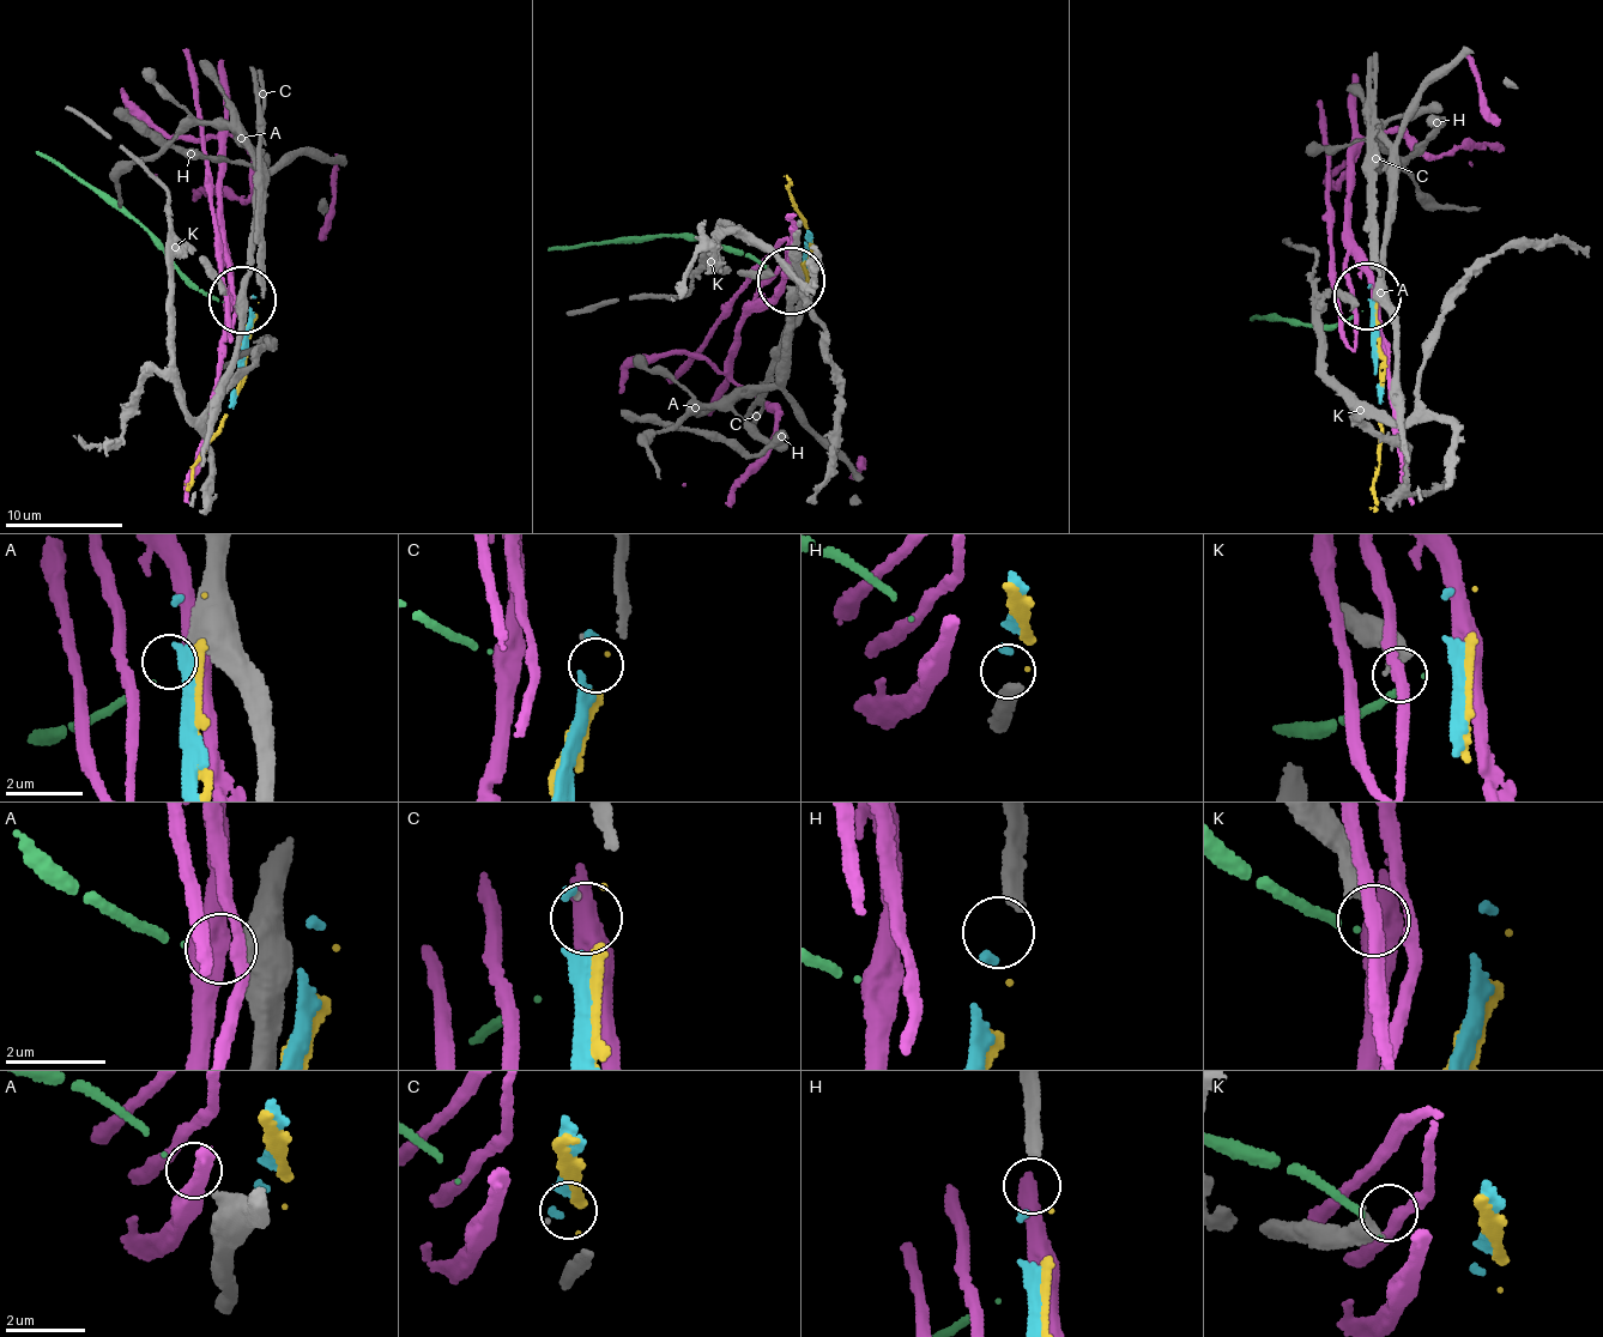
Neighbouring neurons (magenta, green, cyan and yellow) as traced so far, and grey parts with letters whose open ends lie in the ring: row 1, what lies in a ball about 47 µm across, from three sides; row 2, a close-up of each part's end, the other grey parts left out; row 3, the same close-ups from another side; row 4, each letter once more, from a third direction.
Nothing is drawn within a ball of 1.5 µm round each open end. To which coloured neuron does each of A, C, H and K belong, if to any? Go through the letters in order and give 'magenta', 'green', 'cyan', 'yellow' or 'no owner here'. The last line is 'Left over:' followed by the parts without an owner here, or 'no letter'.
A: green
C: yellow
H: cyan
K: no owner here
Left over: K

